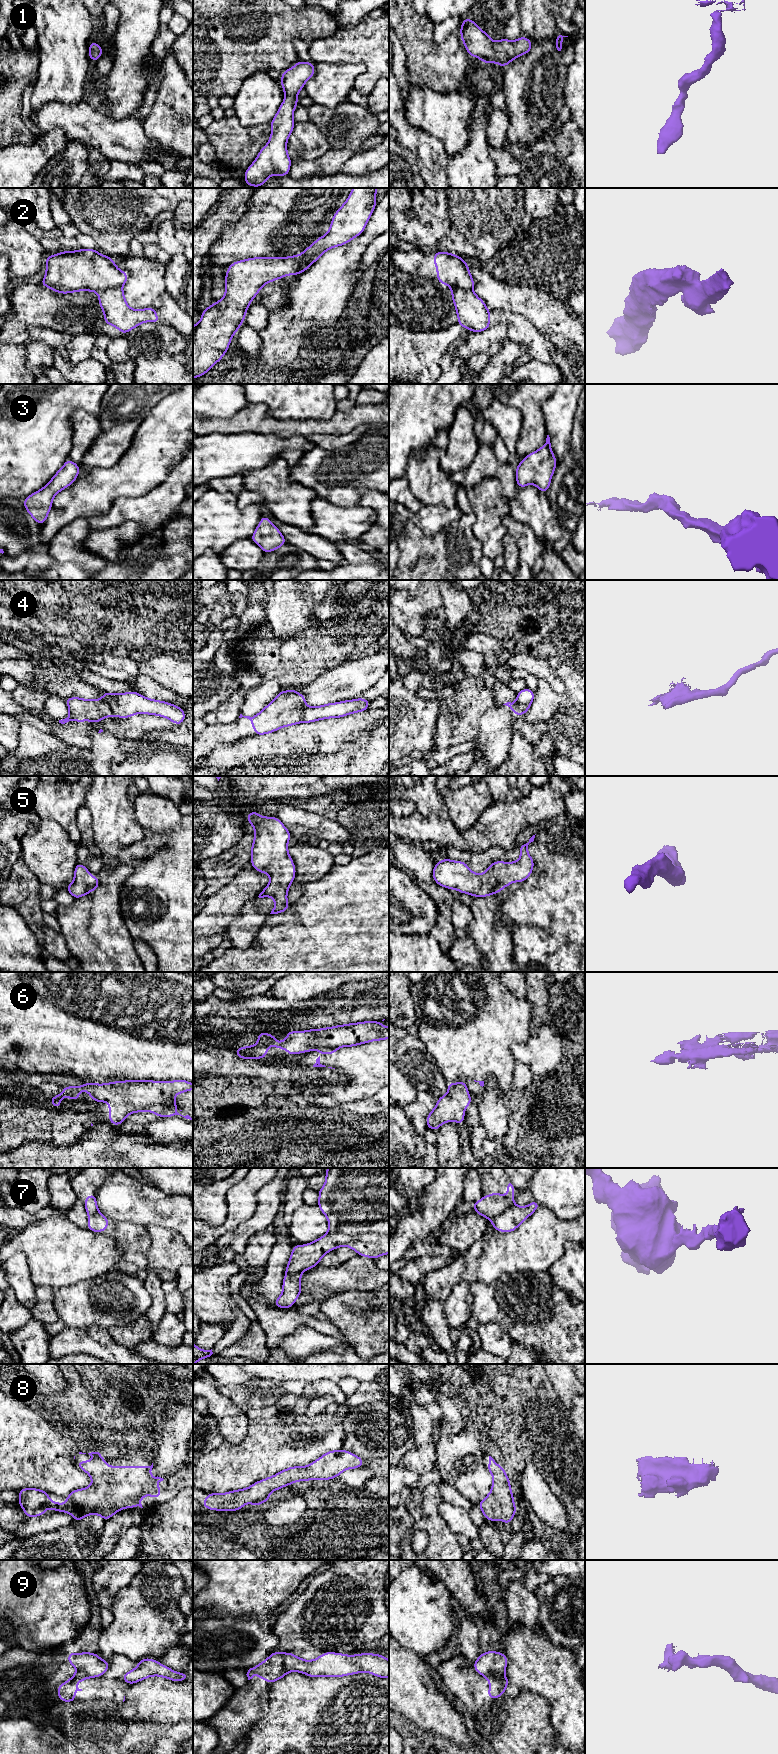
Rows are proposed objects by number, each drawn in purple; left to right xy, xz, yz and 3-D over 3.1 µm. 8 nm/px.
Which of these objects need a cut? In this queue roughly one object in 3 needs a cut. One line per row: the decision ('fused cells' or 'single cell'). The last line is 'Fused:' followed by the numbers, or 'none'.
1: single cell
2: fused cells
3: single cell
4: fused cells
5: single cell
6: single cell
7: fused cells
8: single cell
9: fused cells
Fused: 2, 4, 7, 9

